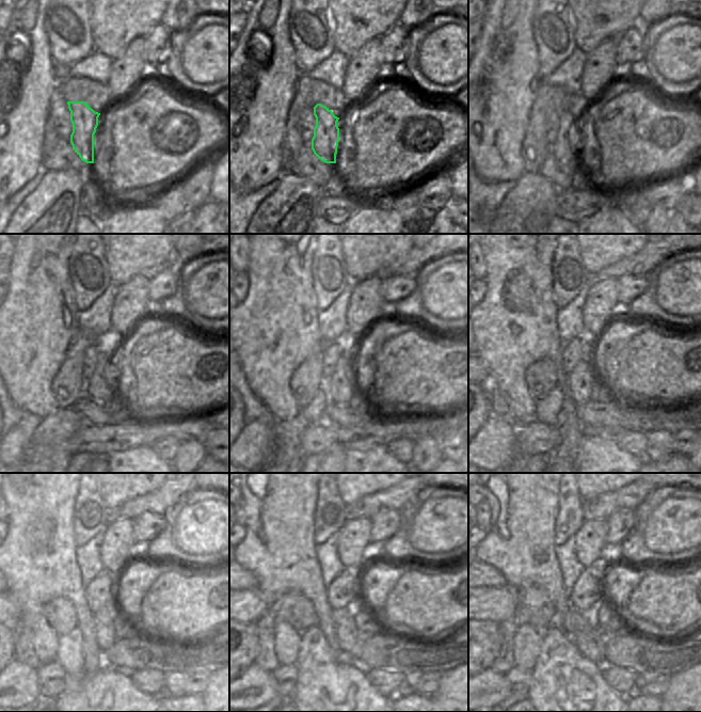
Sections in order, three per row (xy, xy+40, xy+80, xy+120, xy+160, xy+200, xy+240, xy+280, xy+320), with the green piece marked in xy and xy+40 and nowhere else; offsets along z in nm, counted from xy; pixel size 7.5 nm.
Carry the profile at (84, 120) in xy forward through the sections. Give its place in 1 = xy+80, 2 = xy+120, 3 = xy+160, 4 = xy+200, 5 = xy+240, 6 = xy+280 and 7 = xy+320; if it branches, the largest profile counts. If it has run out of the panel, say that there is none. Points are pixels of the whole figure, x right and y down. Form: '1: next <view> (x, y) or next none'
1: next xy+80 (569, 146)
2: next xy+120 (101, 388)
3: next xy+160 (339, 389)
4: next xy+200 (579, 380)
5: next xy+240 (106, 637)
6: next xy+280 (348, 636)
7: next xy+320 (591, 645)

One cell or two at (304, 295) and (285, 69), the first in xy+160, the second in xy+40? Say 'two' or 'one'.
one

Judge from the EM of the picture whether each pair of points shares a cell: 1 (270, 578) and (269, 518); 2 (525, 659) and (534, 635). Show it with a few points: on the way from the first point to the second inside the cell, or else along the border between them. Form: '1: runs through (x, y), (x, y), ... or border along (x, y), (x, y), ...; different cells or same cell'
1: runs through (270, 563), (270, 533); same cell
2: runs through (525, 653), (528, 641); same cell

